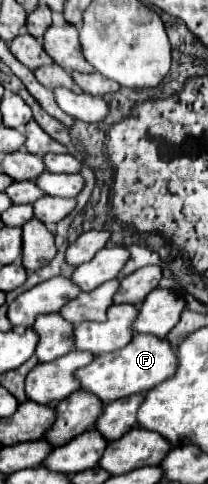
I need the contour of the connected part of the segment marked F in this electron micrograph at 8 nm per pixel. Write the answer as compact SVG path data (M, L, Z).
M134 335L132 341L112 353L98 355L94 361L74 373L74 377L80 381L80 387L88 393L94 393L102 403L110 403L134 393L146 393L154 385L160 385L168 377L174 375L176 369L176 355L170 349L170 343L166 339L158 337L146 337L146 335Z

